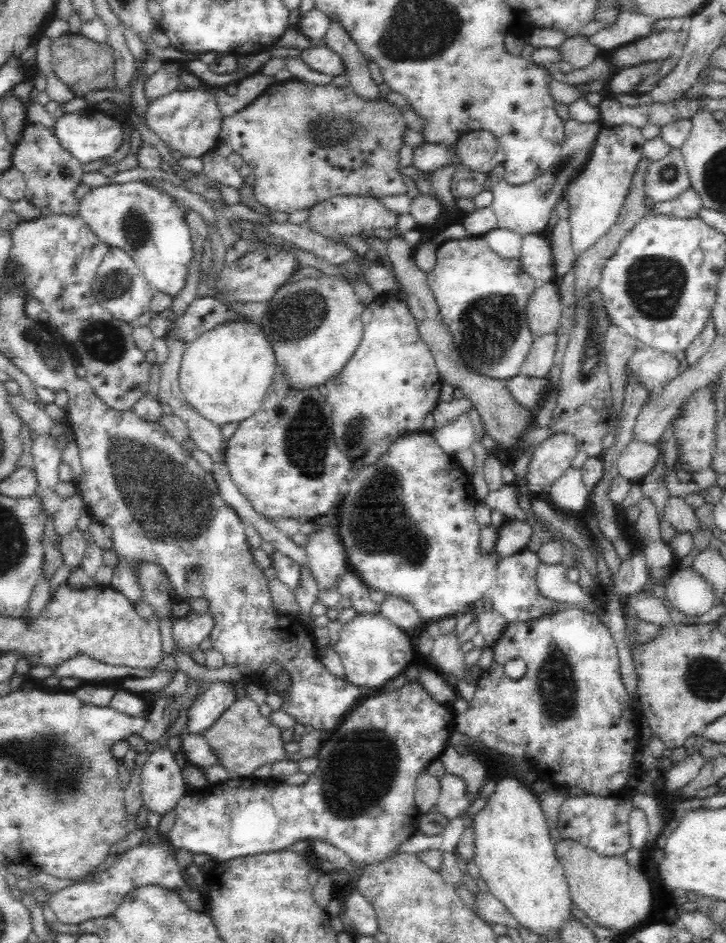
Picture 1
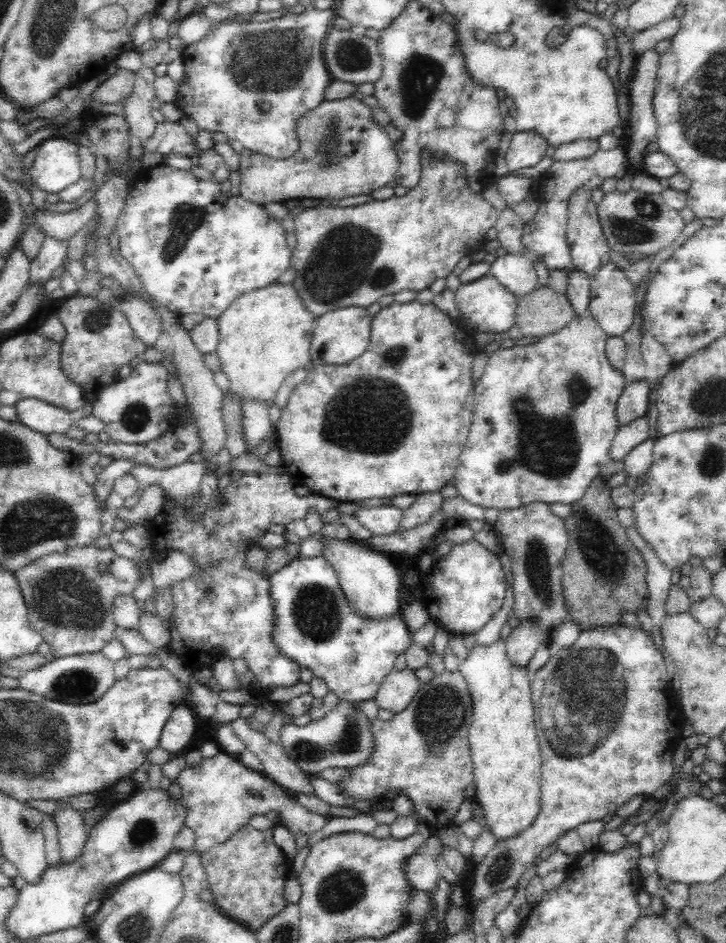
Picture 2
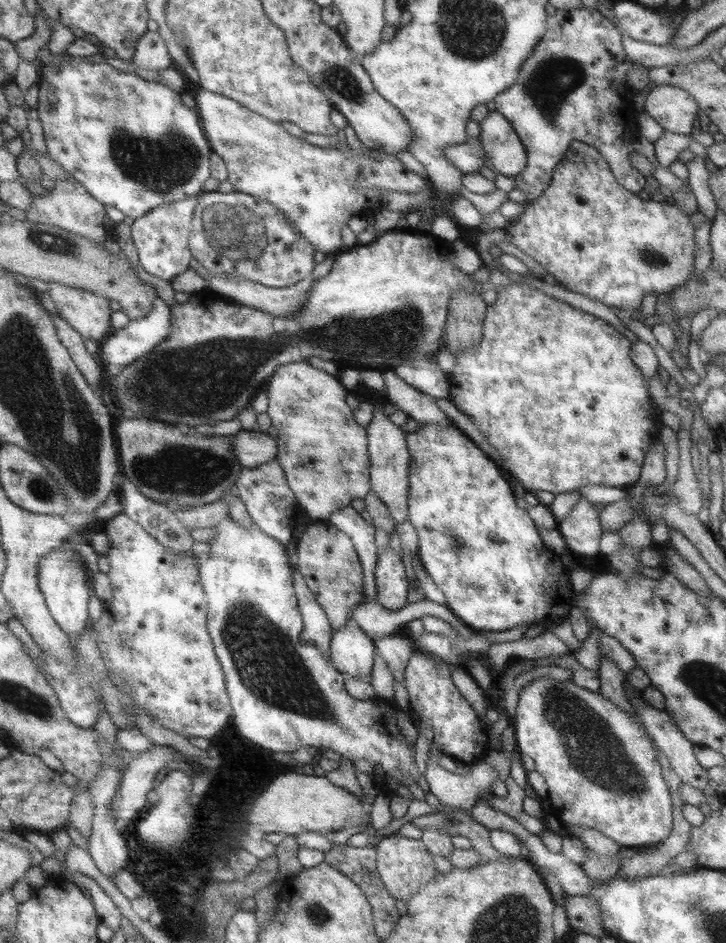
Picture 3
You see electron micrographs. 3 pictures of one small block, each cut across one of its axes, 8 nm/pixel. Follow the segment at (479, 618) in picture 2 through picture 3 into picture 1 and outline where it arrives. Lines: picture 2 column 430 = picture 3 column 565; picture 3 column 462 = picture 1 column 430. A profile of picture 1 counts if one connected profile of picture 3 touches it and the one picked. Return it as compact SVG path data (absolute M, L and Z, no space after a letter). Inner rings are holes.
M419 431L408 433L405 436L392 440L388 451L371 466L364 466L359 468L360 474L344 489L343 498L336 512L336 534L338 535L341 544L344 546L346 552L347 563L350 569L358 578L362 579L369 589L382 590L386 595L394 595L407 600L419 612L421 621L426 625L431 620L439 621L440 618L446 616L458 616L462 612L467 612L474 607L476 600L490 600L493 604L493 609L496 612L502 613L502 616L511 622L528 622L538 617L554 612L554 609L559 607L560 602L550 600L545 596L542 597L537 587L536 566L540 564L540 557L529 549L524 548L520 553L512 554L508 559L500 559L496 552L483 552L480 549L480 523L475 517L475 506L478 502L474 495L474 487L472 477L466 472L464 468L456 460L452 454L446 454L440 446L436 443L431 432Z

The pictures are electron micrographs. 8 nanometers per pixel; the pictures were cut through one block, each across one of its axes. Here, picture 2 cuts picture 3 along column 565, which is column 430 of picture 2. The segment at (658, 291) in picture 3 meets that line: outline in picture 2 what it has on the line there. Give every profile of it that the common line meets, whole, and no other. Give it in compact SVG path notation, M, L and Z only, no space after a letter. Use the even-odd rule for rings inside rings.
M422 152L420 158L421 177L414 186L409 189L404 196L392 196L393 198L386 201L374 200L362 206L344 206L338 207L314 207L307 208L299 214L293 214L295 224L295 237L297 238L295 247L292 250L292 256L289 266L296 270L296 276L291 282L293 287L298 291L299 297L303 300L304 306L311 312L314 317L323 315L339 308L346 307L368 307L374 302L378 302L384 294L396 294L400 290L414 290L416 292L429 288L437 278L446 278L456 263L462 256L470 256L476 249L484 247L486 244L485 234L495 226L501 211L491 206L481 193L474 192L469 186L465 177L464 167L459 162L439 161L431 152Z

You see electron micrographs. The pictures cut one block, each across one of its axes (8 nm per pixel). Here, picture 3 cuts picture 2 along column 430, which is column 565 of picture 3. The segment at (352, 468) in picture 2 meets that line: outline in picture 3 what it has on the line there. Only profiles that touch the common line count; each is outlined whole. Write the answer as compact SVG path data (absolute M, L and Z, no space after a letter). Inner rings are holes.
M504 281L504 289L498 293L495 305L488 306L486 311L486 316L484 319L483 326L483 335L480 344L477 346L471 346L471 348L466 348L463 352L459 352L457 356L455 356L455 365L452 373L450 373L451 383L451 394L450 401L457 407L457 409L462 412L462 414L466 415L468 419L472 420L472 423L478 428L479 432L485 437L486 441L498 450L498 453L502 454L503 460L498 462L498 465L502 468L504 473L512 478L515 478L516 482L519 482L526 488L527 491L532 489L534 490L547 490L548 492L553 493L561 493L561 492L570 492L572 490L577 490L582 486L586 486L586 484L604 484L604 486L614 486L614 487L625 487L626 486L636 486L639 482L640 472L644 466L644 462L646 460L646 452L648 452L648 448L650 448L650 444L654 443L658 439L658 432L660 428L664 426L662 423L662 415L663 412L656 413L656 407L650 400L649 389L647 387L647 382L644 380L640 369L632 362L631 359L631 346L632 342L626 340L624 335L620 334L619 331L614 331L608 323L605 323L600 318L586 313L581 309L575 308L570 304L562 301L560 299L555 299L545 293L542 290L534 289L524 282L511 282Z

